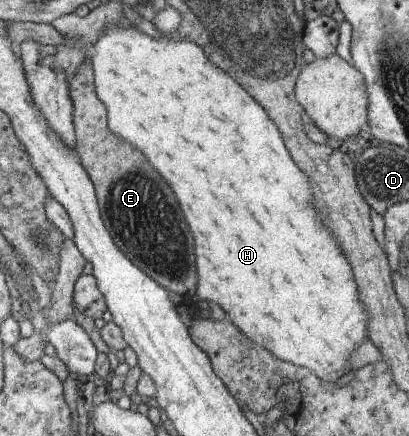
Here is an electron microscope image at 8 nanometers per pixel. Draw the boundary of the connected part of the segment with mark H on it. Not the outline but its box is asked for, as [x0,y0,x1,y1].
[90,24,369,382]

